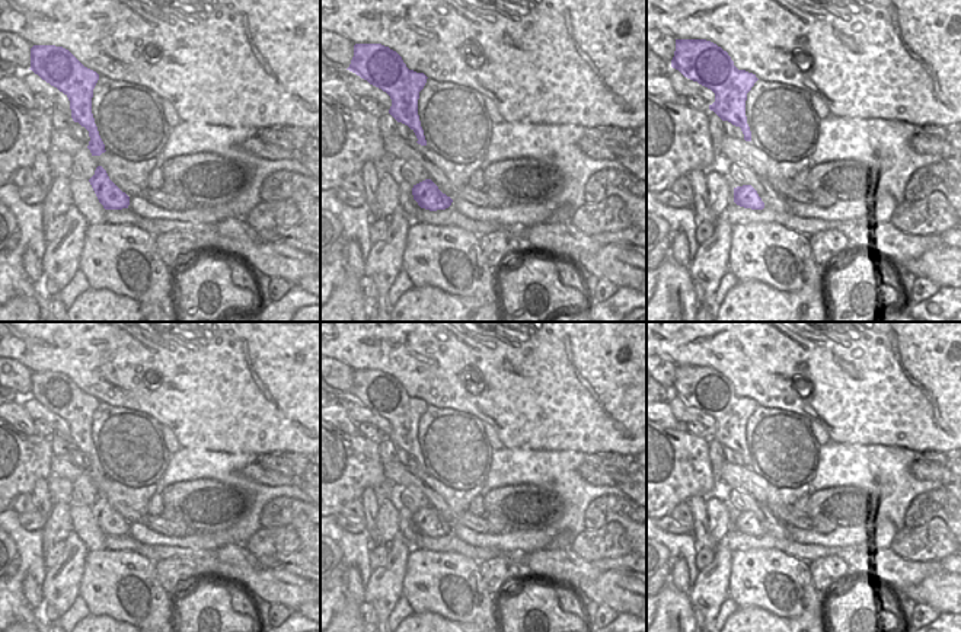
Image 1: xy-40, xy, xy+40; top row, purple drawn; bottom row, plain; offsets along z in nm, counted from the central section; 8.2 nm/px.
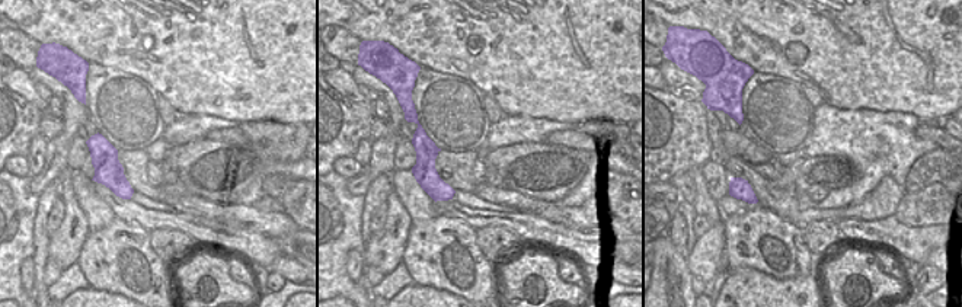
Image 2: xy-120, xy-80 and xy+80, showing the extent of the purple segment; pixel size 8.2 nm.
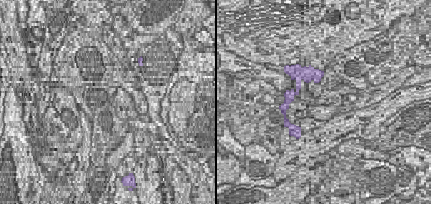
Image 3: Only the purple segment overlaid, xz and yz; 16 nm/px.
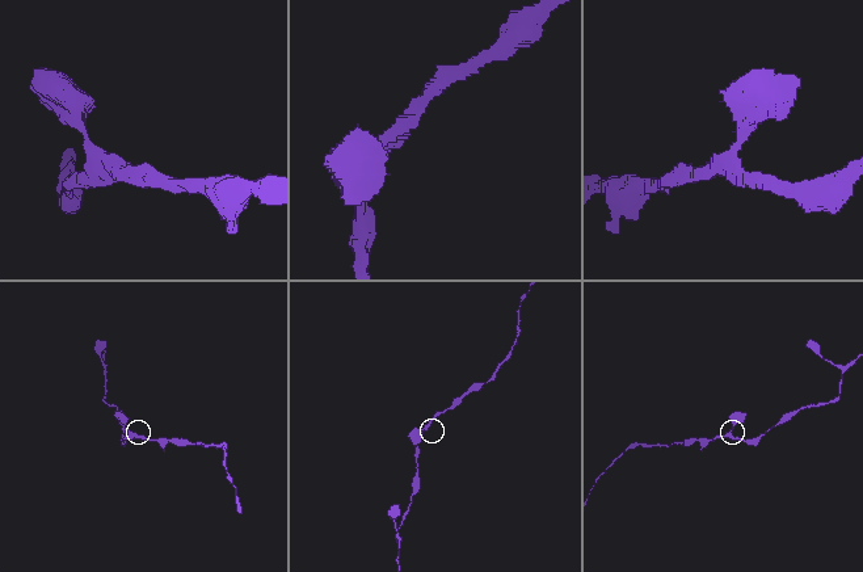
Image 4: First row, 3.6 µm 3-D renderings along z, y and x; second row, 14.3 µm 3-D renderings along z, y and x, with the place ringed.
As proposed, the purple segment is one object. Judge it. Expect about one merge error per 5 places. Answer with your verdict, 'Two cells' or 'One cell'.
One cell

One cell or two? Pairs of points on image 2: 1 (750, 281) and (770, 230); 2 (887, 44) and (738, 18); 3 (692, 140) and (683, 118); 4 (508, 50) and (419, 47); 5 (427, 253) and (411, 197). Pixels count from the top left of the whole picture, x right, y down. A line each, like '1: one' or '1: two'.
1: two
2: one
3: one
4: one
5: two

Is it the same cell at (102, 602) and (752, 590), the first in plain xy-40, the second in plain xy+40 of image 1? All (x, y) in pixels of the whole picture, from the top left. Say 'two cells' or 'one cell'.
one cell

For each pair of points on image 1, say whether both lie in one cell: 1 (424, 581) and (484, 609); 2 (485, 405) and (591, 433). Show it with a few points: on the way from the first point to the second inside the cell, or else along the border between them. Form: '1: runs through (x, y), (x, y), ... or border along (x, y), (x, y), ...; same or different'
1: runs through (440, 578), (447, 573), (450, 574), (469, 594); same
2: runs through (511, 405), (565, 407); same

